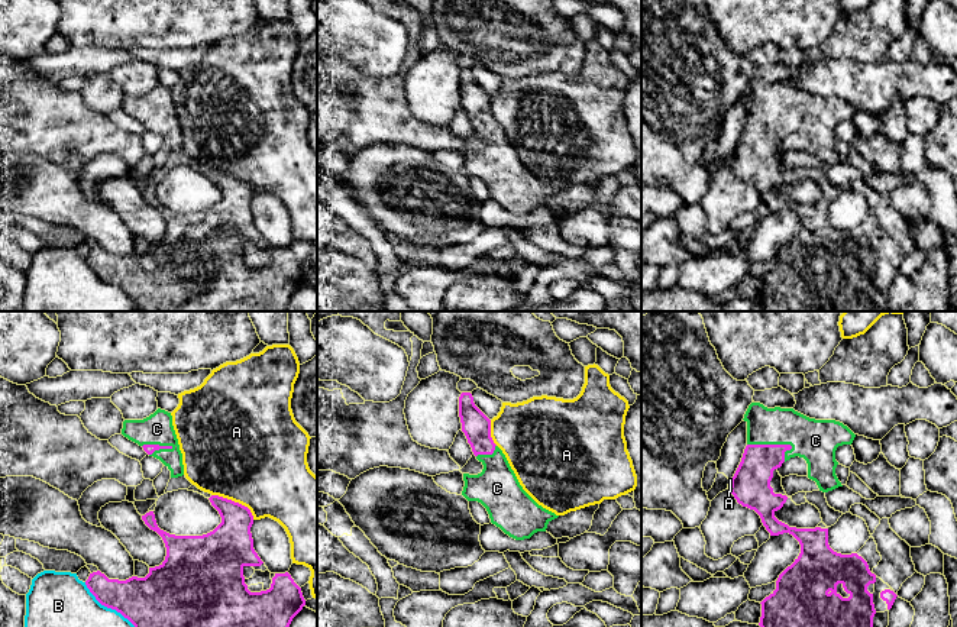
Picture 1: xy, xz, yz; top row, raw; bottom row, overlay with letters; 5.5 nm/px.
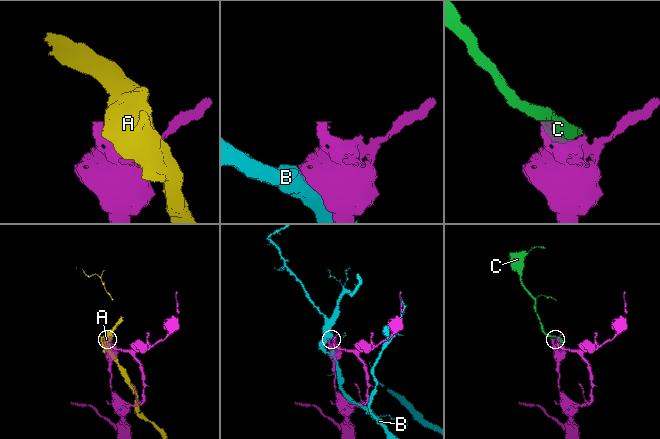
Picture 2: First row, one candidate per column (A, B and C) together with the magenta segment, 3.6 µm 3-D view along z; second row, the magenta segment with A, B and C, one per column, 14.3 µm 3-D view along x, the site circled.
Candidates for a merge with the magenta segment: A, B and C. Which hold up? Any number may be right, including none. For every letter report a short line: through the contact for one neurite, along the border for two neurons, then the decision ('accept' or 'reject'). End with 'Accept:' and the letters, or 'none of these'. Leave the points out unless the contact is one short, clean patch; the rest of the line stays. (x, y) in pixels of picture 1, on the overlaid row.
A: reject
B: reject
C: accept
Accept: C

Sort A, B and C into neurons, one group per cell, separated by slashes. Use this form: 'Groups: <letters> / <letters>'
Groups: A / B / C

